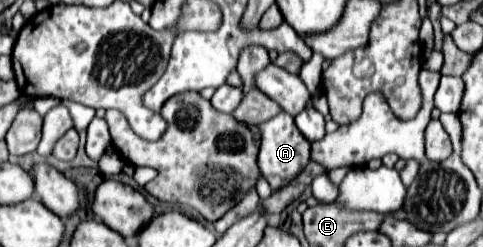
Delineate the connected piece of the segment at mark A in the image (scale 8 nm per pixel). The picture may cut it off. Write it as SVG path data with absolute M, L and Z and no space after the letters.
M280 111L276 117L260 123L258 129L260 129L260 153L258 153L260 171L264 173L272 189L288 185L310 159L310 141L304 139L304 135L300 135L294 117L290 117L286 111Z

